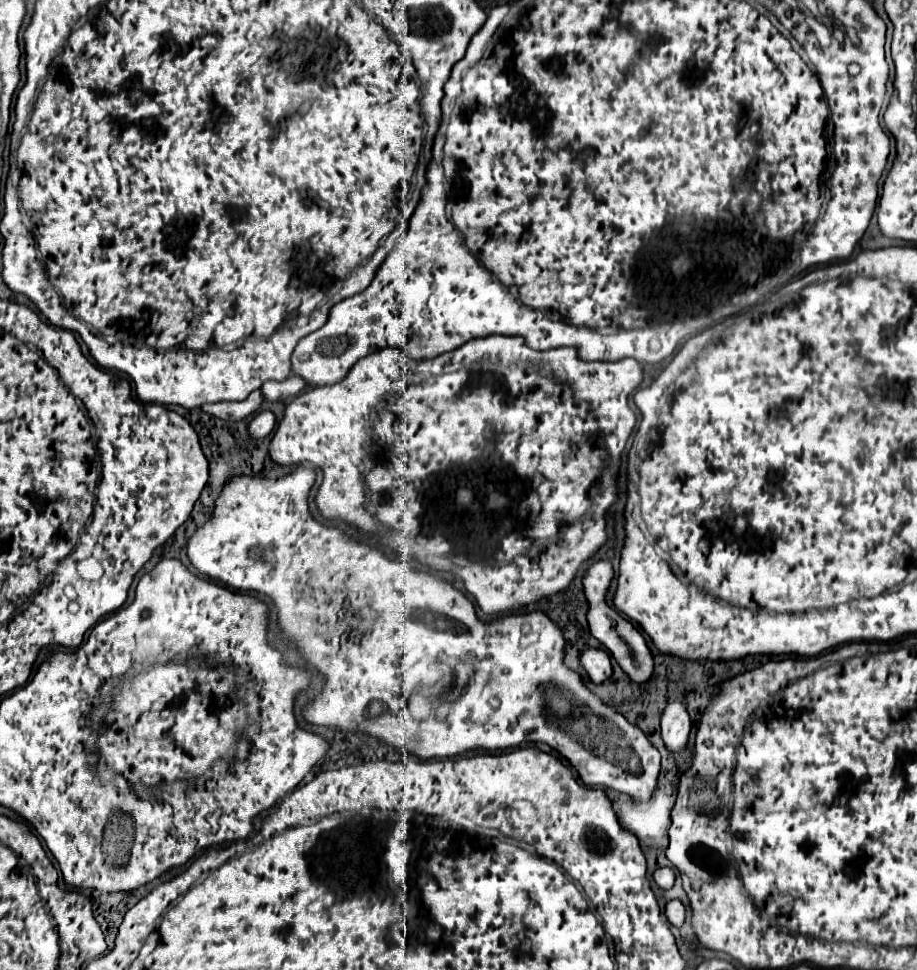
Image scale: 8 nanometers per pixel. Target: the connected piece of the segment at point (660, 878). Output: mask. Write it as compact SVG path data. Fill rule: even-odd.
M663 867L663 869L657 869L653 873L653 879L661 889L671 889L675 883L675 873L669 867Z

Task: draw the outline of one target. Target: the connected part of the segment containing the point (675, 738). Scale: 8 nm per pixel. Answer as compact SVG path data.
M669 703L661 715L661 735L669 751L683 751L691 731L691 717L683 703Z

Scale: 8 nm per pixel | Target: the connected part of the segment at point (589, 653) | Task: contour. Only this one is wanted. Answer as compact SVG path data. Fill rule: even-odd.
M587 649L583 655L581 655L581 665L583 669L587 671L589 679L593 683L603 683L611 677L613 669L611 669L611 659L605 651L601 649Z

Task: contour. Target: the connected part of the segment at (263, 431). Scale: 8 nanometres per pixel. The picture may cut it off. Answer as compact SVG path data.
M261 411L249 423L249 435L251 437L267 437L273 429L275 429L275 415L271 411Z

